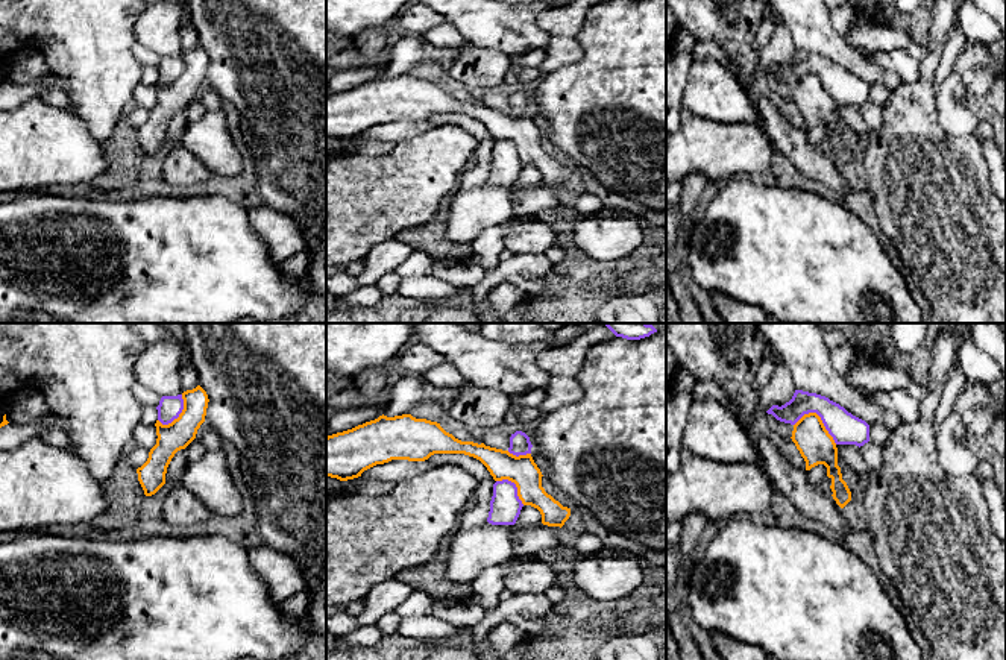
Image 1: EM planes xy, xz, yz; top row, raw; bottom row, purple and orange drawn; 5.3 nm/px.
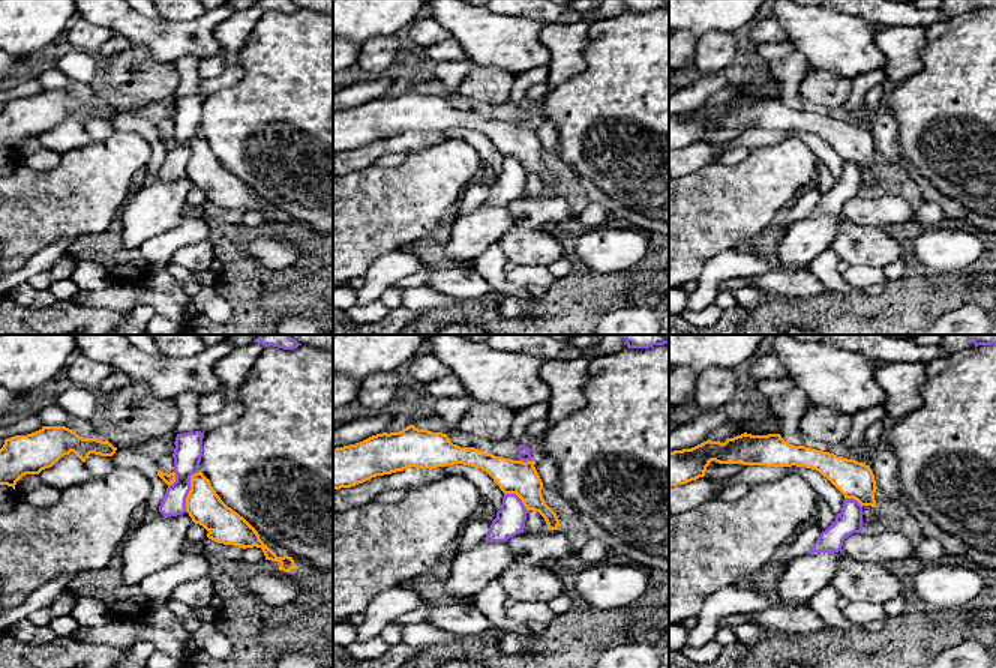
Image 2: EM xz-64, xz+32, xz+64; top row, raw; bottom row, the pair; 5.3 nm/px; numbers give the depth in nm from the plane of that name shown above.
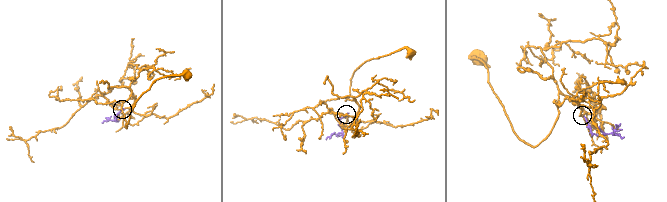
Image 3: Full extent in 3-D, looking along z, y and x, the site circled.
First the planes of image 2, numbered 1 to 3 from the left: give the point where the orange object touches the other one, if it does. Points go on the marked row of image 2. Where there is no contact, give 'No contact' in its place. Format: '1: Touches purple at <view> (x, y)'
1: Touches purple at xz-64 (189, 490)
2: Touches purple at xz+32 (518, 497)
3: Touches purple at xz+64 (852, 499)

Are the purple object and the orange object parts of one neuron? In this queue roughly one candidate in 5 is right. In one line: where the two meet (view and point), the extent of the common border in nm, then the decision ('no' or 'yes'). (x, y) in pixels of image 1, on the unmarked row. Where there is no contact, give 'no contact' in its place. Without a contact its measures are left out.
contact yz (820, 76); length 260 nm; no

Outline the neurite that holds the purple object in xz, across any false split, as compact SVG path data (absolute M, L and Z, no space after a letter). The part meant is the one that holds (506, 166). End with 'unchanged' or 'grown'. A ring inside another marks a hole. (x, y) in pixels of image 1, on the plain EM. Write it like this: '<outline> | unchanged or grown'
M508 140L496 141L487 182L492 185L514 185L522 167L516 144Z | unchanged

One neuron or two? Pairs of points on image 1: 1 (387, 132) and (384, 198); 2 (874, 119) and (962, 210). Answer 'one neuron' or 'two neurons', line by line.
1: two neurons
2: two neurons

